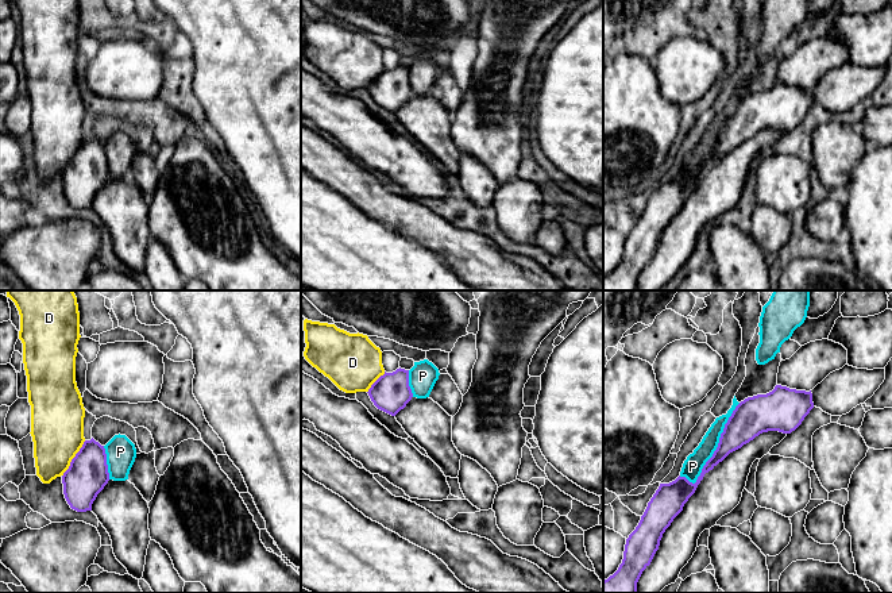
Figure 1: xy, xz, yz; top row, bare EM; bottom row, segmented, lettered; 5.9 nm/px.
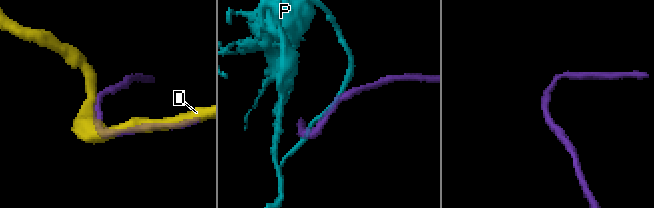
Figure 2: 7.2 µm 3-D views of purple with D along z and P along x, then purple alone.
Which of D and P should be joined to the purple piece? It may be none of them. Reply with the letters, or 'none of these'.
D

